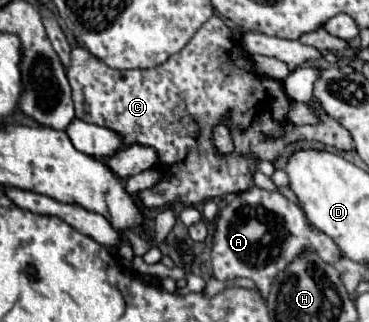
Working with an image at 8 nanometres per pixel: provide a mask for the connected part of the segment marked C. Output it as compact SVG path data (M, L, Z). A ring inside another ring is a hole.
M211 16L181 52L173 54L165 64L149 70L115 70L109 68L103 60L97 60L97 56L93 56L85 46L71 48L67 78L73 88L75 118L117 132L123 138L125 148L141 144L157 150L161 166L155 168L163 176L167 176L167 180L159 180L149 190L139 192L139 200L147 210L163 210L165 206L171 208L179 202L183 206L199 206L211 198L247 192L249 188L255 188L253 172L259 170L257 160L273 162L293 142L311 140L321 142L323 146L333 146L341 152L353 150L353 138L349 136L349 130L341 128L341 124L337 124L337 120L333 120L331 116L325 116L325 110L317 102L311 104L311 110L315 112L315 116L319 116L319 124L293 124L287 118L293 100L287 98L283 82L259 74L245 48L241 44L235 46L233 40L235 38L231 28L227 28L219 16ZM219 124L225 124L231 130L233 150L229 154L217 152L213 144L213 130Z

